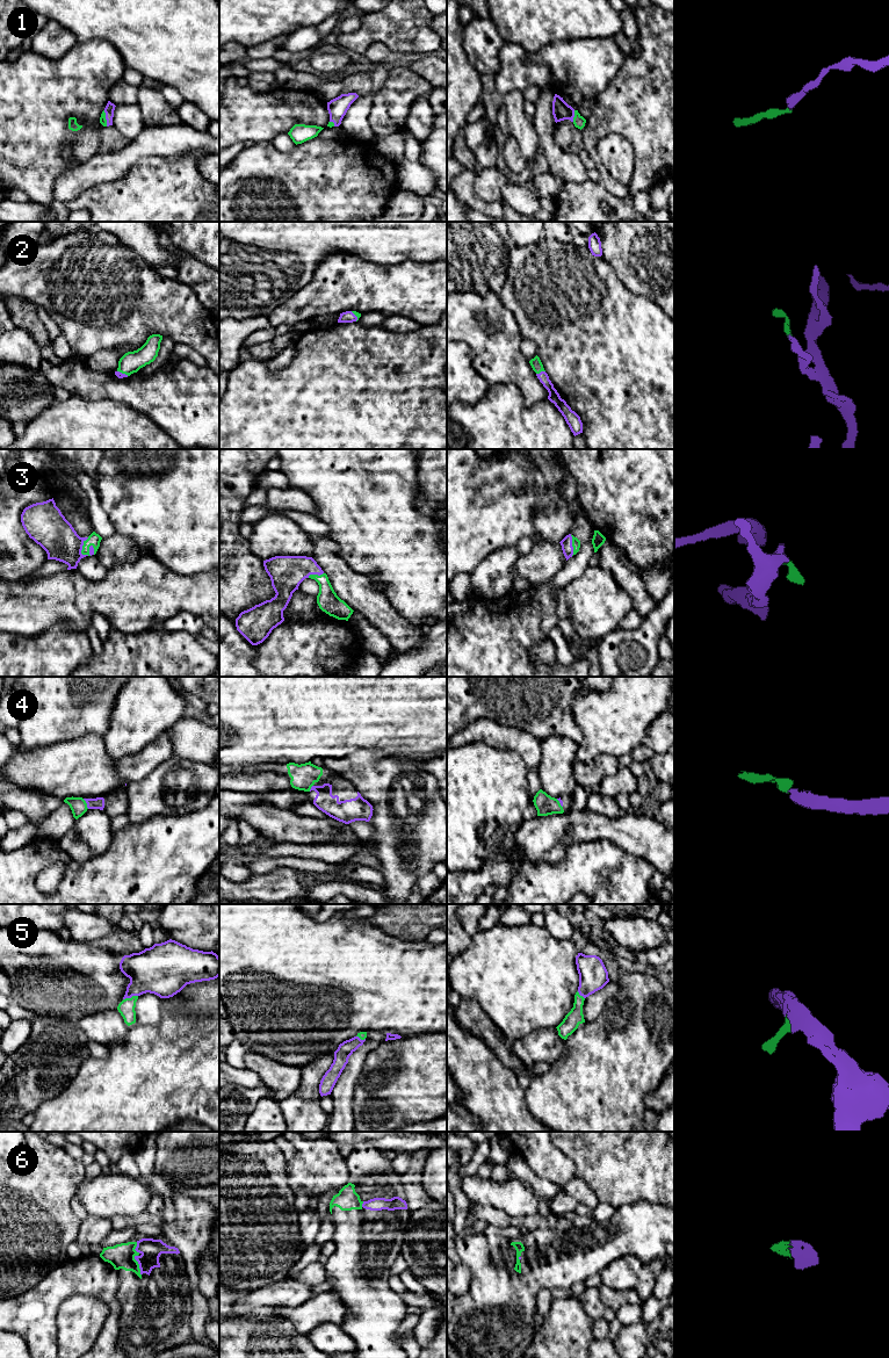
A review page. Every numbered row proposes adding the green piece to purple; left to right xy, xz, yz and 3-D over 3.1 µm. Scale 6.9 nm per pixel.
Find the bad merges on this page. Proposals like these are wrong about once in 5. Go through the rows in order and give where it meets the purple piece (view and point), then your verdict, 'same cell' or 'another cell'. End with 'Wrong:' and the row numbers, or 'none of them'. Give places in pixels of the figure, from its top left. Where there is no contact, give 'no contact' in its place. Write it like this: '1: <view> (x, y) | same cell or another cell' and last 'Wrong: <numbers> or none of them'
1: yz (573, 116) | same cell
2: yz (541, 371) | same cell
3: xy (81, 547) | same cell
4: xy (86, 802) | same cell
5: xy (130, 997) | same cell
6: xy (139, 1265) | same cell
Wrong: none of them

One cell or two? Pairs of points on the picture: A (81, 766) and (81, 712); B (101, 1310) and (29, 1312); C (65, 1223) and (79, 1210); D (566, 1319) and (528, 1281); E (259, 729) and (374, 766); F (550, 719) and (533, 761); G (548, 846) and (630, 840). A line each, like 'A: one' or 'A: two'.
A: two
B: two
C: two
D: two
E: two
F: two
G: one

